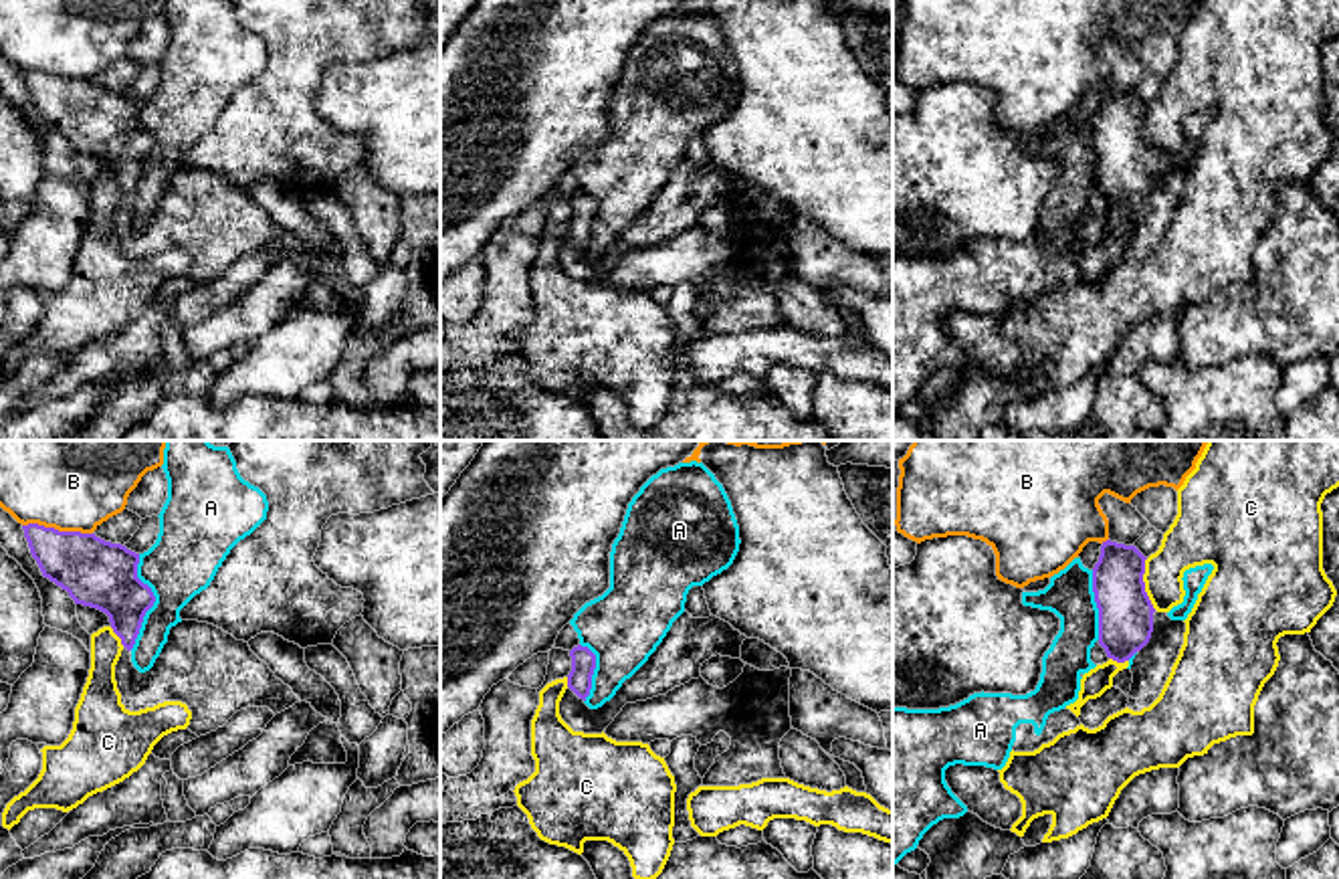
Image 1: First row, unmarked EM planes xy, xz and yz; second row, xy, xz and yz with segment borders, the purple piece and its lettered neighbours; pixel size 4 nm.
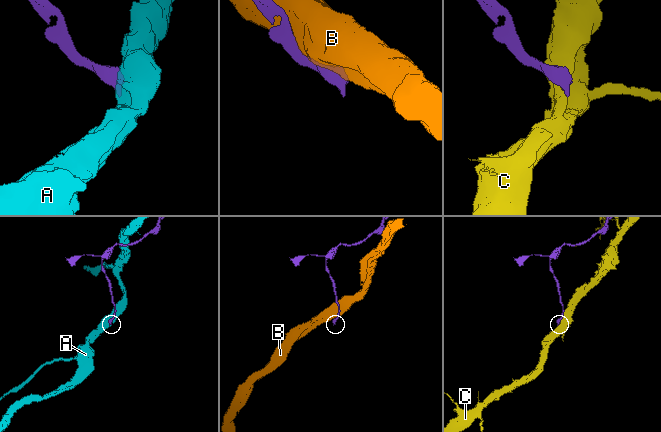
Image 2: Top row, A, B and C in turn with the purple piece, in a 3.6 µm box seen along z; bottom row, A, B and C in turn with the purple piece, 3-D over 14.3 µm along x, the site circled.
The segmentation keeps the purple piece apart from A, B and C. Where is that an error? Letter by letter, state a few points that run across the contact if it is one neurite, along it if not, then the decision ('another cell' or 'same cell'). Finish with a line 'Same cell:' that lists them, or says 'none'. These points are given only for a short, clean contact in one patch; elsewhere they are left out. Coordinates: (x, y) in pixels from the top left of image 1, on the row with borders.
A: another cell
B: another cell
C: another cell
Same cell: none

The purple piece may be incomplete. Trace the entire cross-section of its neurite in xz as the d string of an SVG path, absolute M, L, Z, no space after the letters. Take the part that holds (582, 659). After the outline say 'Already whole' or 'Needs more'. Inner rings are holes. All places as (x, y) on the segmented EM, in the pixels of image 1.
M685 610L648 661L598 709L590 709L584 703L592 689L596 655L588 647L578 645L570 651L572 671L559 701L559 715L574 731L602 734L626 703L666 695L675 687L699 679L703 663L711 657L741 659L745 639L729 622L713 614L709 618L693 618Z. Needs more

